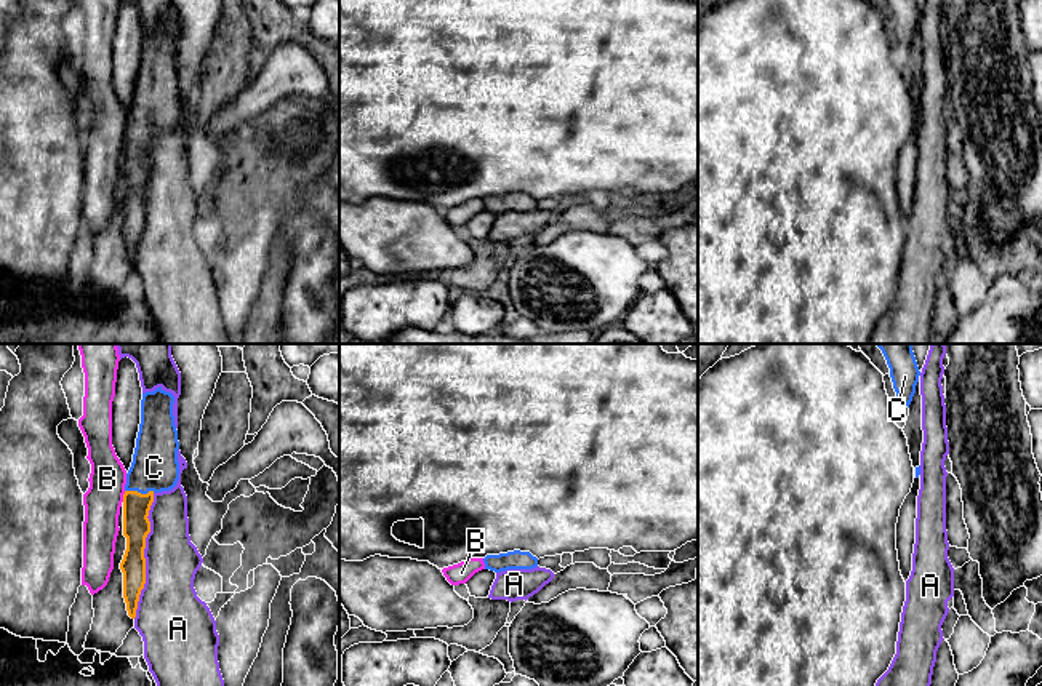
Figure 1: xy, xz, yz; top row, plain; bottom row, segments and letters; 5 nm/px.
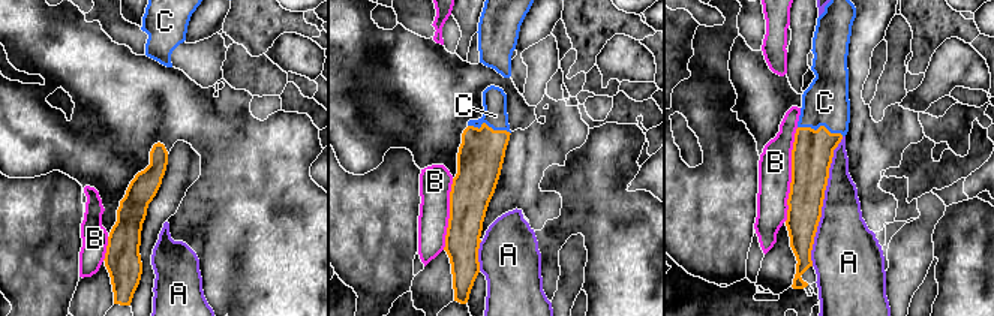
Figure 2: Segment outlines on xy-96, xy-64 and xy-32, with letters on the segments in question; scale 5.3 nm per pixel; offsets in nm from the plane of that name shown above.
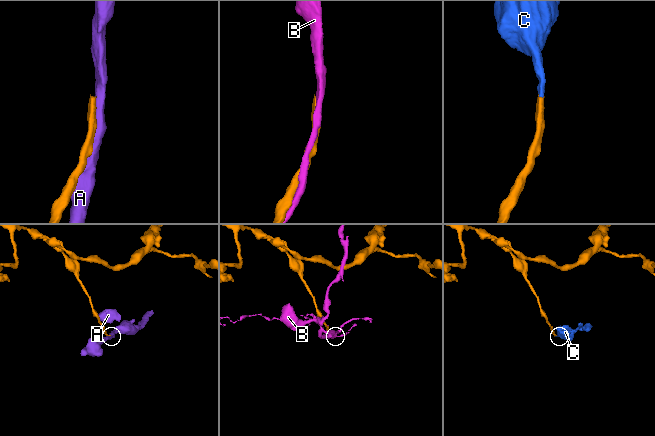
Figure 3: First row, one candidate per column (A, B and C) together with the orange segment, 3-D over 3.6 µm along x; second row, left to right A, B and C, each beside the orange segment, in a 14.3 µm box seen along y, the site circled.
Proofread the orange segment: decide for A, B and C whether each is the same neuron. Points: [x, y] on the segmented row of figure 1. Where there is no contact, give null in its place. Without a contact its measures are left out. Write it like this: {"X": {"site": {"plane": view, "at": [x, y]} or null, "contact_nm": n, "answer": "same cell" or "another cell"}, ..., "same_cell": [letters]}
{"A": {"site": {"plane": "xy", "at": [143, 555]}, "contact_nm": 650, "answer": "another cell"}, "B": {"site": {"plane": "xy", "at": [124, 496]}, "contact_nm": 60, "answer": "another cell"}, "C": {"site": {"plane": "xy", "at": [140, 493]}, "contact_nm": 150, "answer": "same cell"}, "same_cell": ["C"]}

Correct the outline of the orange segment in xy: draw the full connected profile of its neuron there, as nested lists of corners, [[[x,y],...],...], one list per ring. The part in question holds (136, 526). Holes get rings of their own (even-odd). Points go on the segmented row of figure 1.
[[[162,387],[142,393],[141,424],[123,494],[123,536],[126,550],[120,563],[123,598],[131,619],[136,617],[146,584],[146,537],[150,532],[149,510],[154,494],[170,491],[179,480],[178,430],[173,416],[174,397]]]

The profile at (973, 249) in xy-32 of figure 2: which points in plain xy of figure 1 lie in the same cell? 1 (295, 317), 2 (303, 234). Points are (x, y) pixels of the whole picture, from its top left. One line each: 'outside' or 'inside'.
1: inside
2: inside

